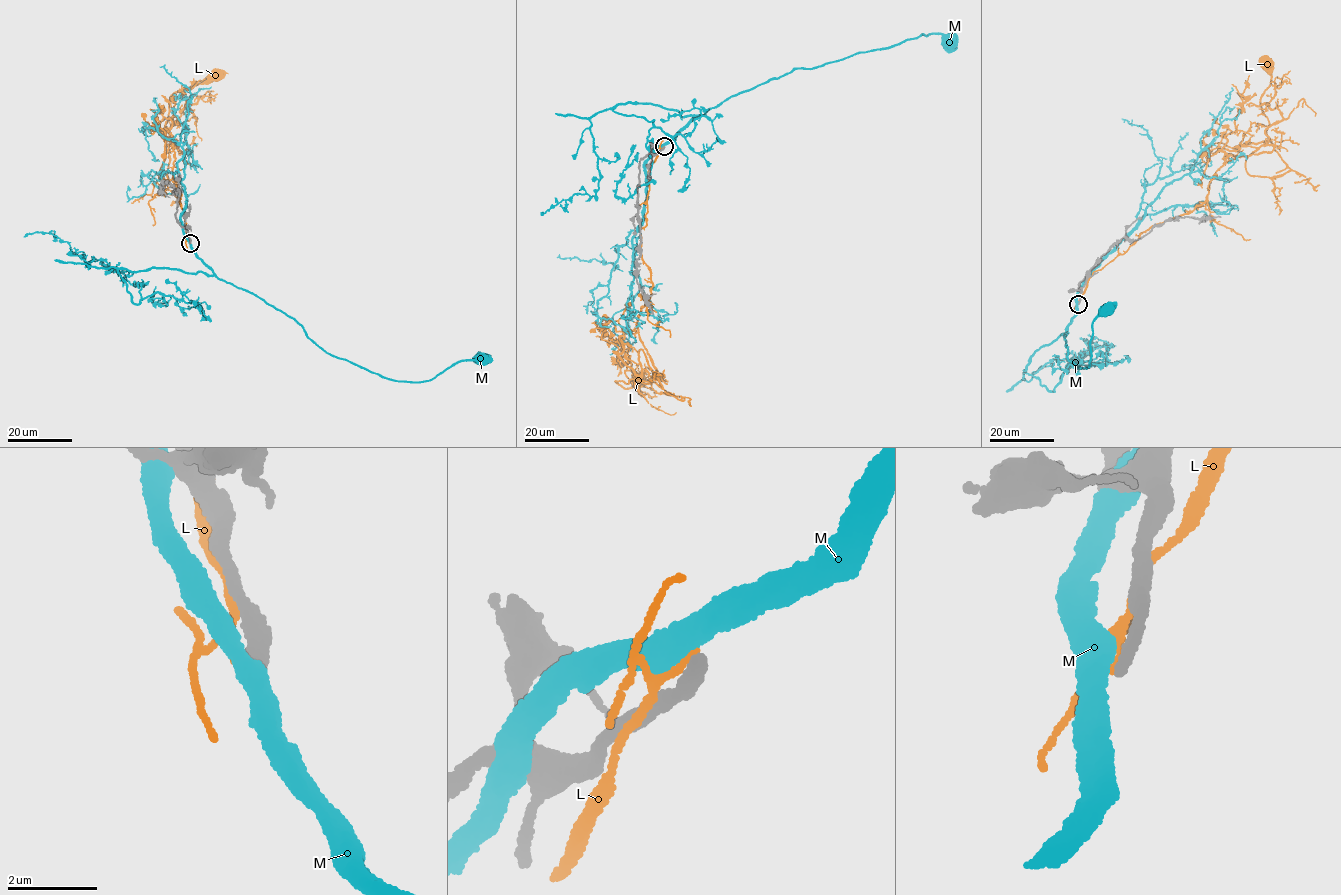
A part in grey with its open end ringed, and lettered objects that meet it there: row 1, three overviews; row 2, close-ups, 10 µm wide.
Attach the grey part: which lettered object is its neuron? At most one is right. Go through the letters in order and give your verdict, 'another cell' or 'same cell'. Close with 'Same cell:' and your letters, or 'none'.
L: another cell
M: another cell
Same cell: none

